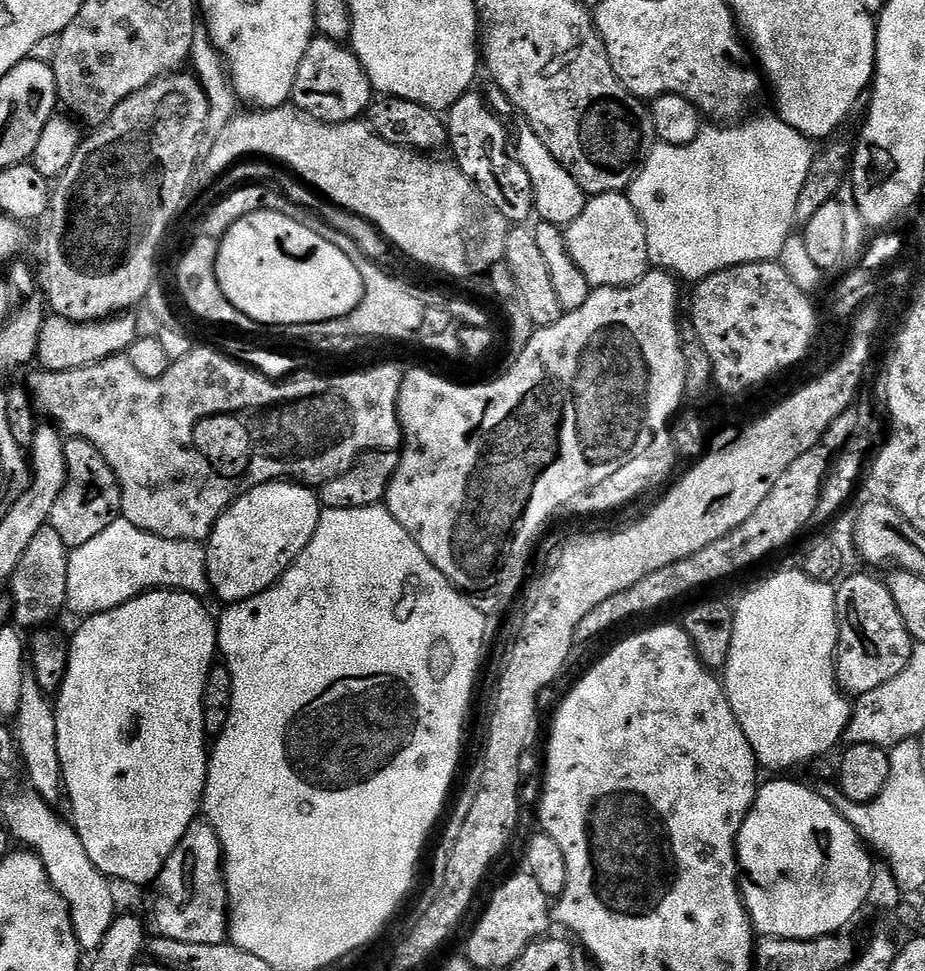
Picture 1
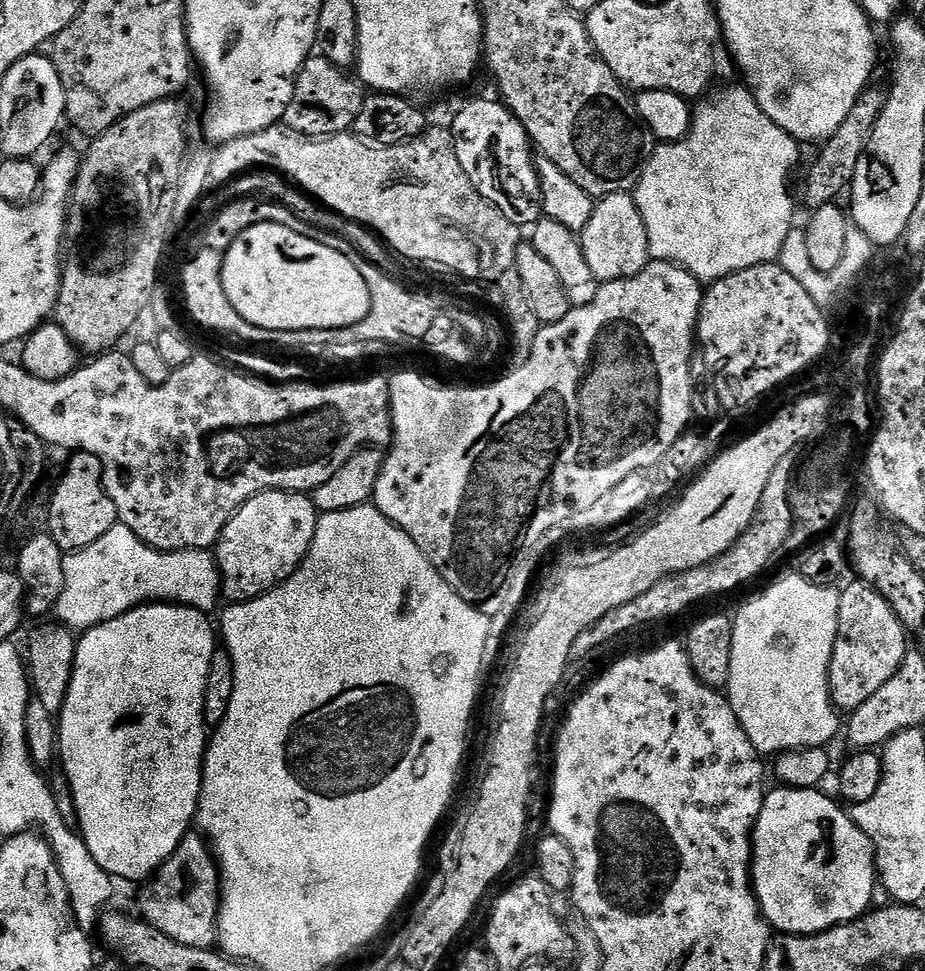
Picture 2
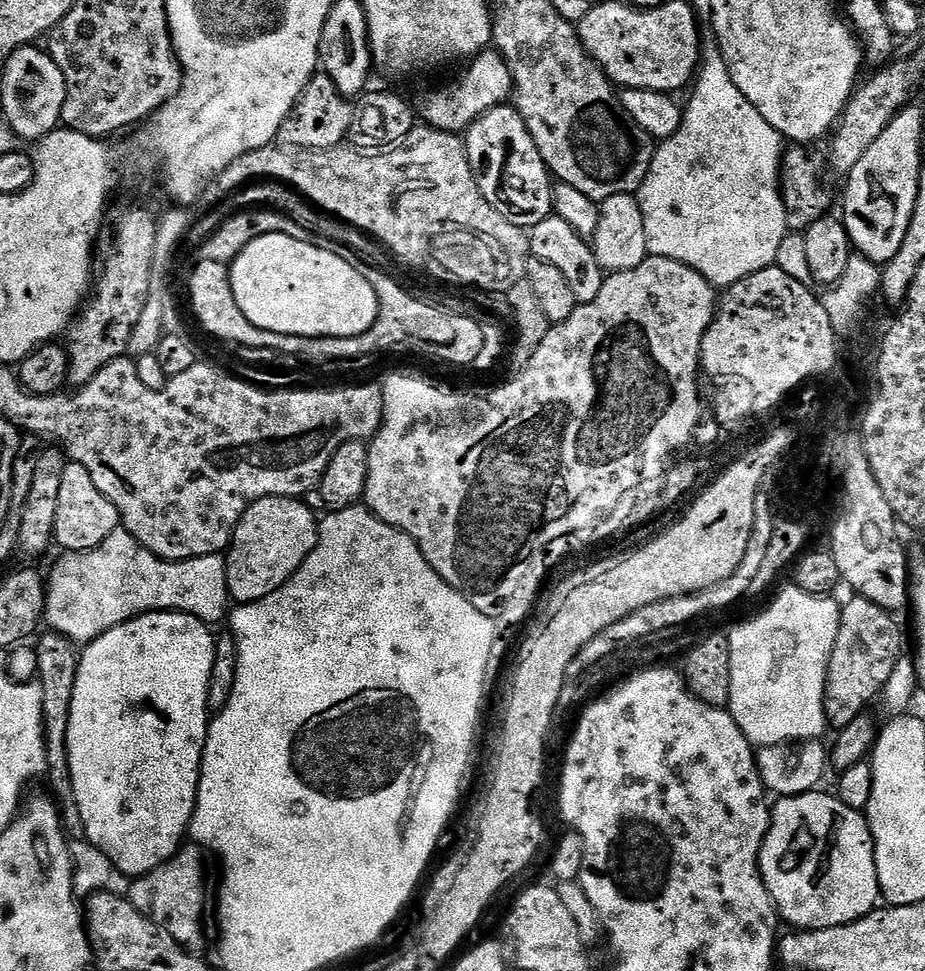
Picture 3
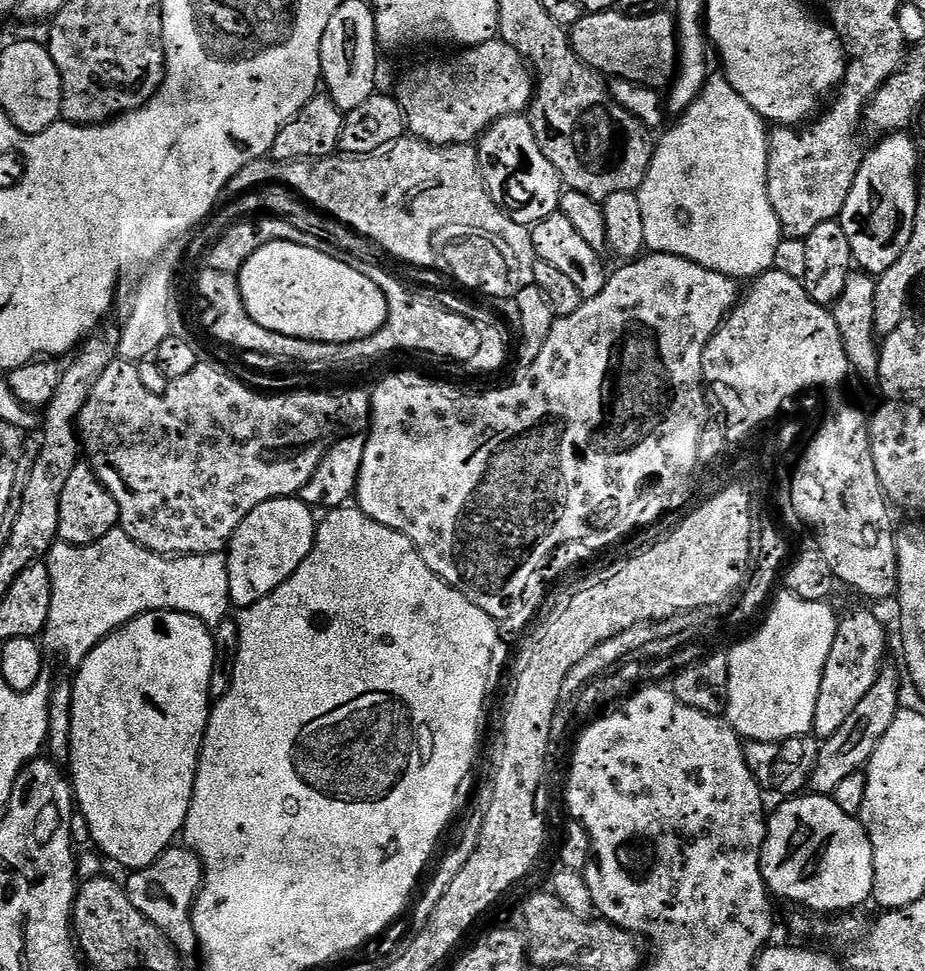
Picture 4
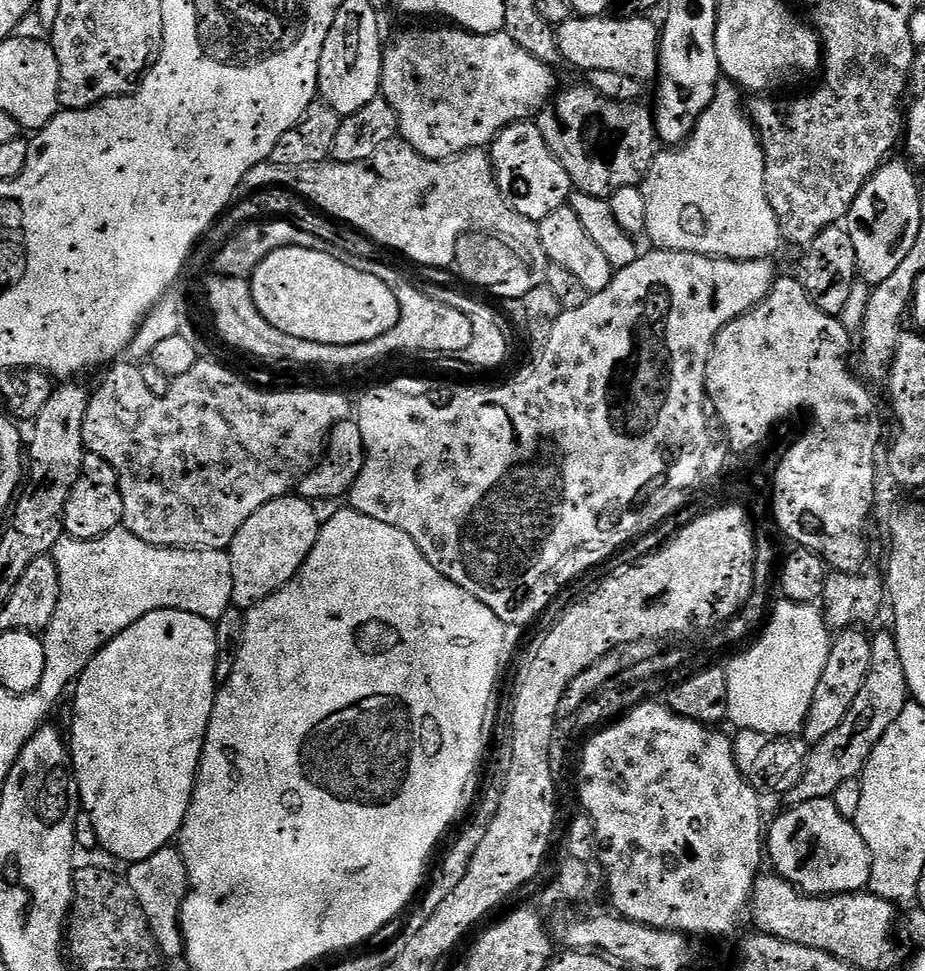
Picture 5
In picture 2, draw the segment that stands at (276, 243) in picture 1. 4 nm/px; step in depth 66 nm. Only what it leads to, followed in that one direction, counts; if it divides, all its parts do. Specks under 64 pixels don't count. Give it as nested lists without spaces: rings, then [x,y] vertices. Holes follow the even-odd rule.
[[[262,222],[250,226],[223,253],[222,286],[230,306],[254,326],[268,331],[334,330],[354,326],[370,314],[370,290],[354,264],[343,253],[302,234],[294,234],[287,226]]]

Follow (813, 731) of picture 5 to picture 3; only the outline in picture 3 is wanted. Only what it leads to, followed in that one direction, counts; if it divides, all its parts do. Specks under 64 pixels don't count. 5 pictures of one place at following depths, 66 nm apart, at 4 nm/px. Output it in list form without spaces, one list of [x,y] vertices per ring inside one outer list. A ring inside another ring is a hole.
[[[858,595],[851,597],[852,601],[846,603],[840,610],[840,625],[838,626],[838,638],[834,642],[834,650],[830,654],[828,663],[828,673],[826,674],[826,686],[824,687],[824,713],[829,725],[833,729],[839,730],[850,726],[854,718],[865,715],[868,703],[874,701],[881,695],[887,680],[894,673],[895,664],[902,657],[900,651],[900,628],[895,624],[893,617],[879,608],[876,604],[871,604],[866,598]]]

